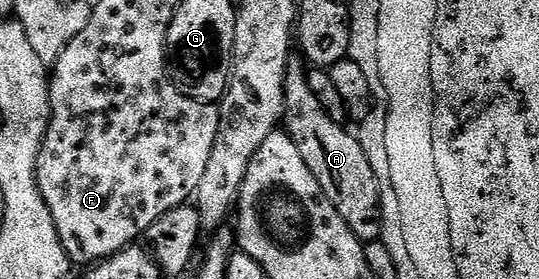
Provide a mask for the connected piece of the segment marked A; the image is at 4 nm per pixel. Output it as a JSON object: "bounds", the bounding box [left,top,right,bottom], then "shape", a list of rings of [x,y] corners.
{"bounds":[282,54,384,241],"shape":[[[291,54],[286,62],[286,76],[284,77],[284,109],[282,110],[284,130],[292,137],[292,141],[300,149],[300,157],[304,157],[304,165],[312,169],[312,177],[320,181],[320,189],[332,201],[336,213],[344,217],[348,229],[352,229],[355,237],[363,241],[379,238],[382,234],[382,213],[384,210],[384,197],[378,191],[376,173],[372,173],[372,165],[368,165],[368,157],[364,157],[364,149],[358,143],[358,136],[346,132],[343,124],[338,123],[320,105],[316,93],[312,93],[312,85],[308,85],[308,67],[301,54]]]}

